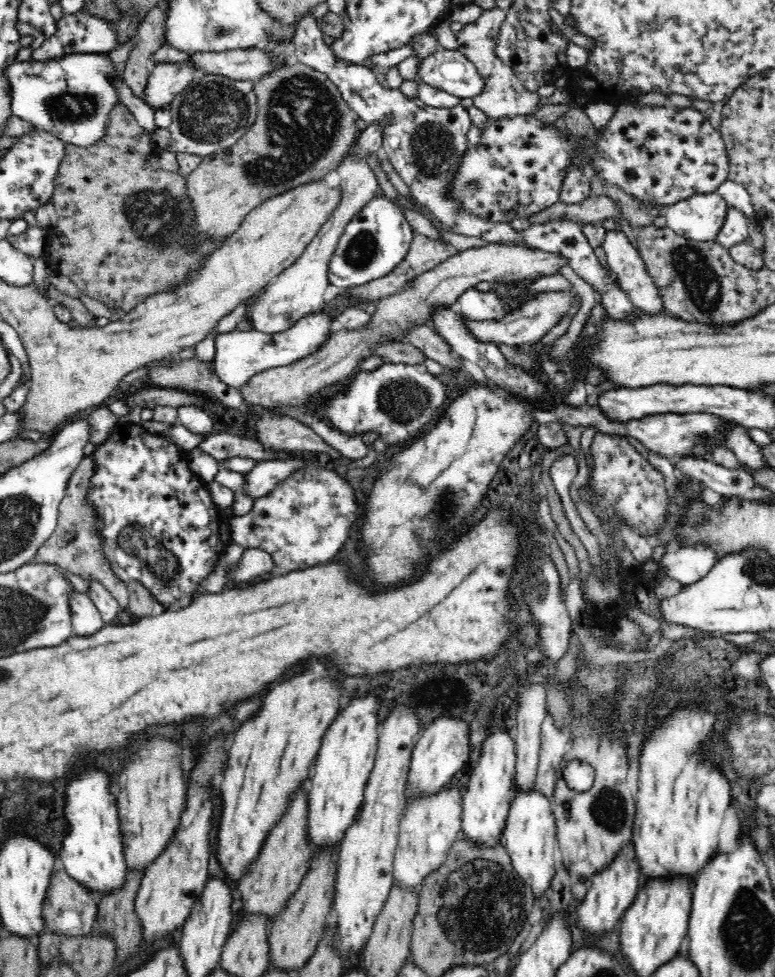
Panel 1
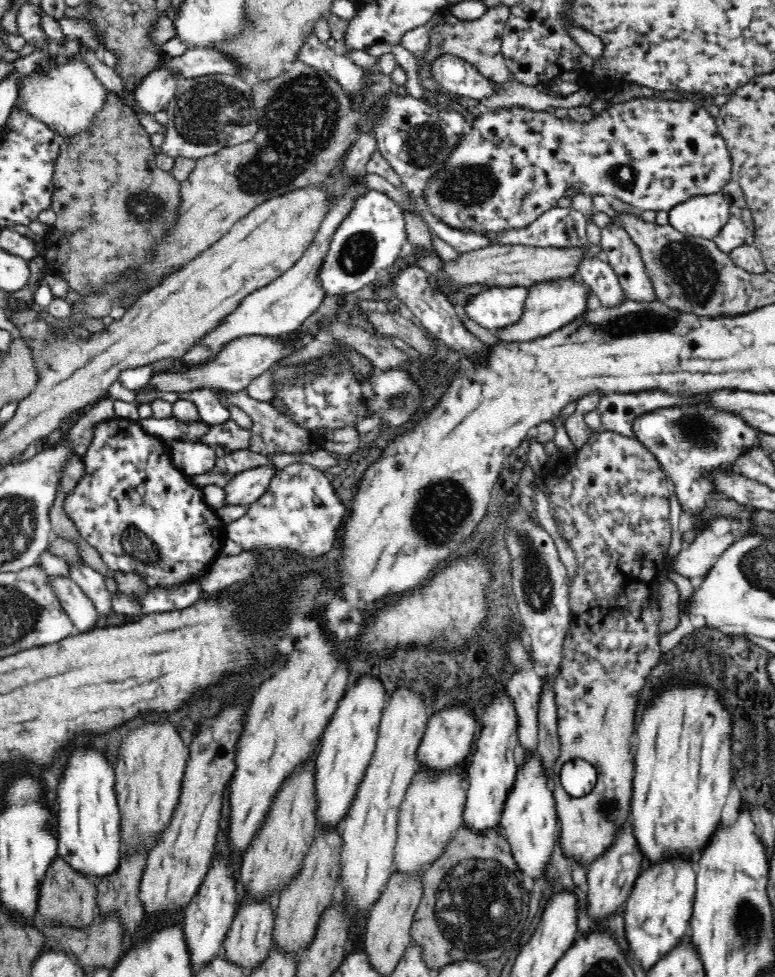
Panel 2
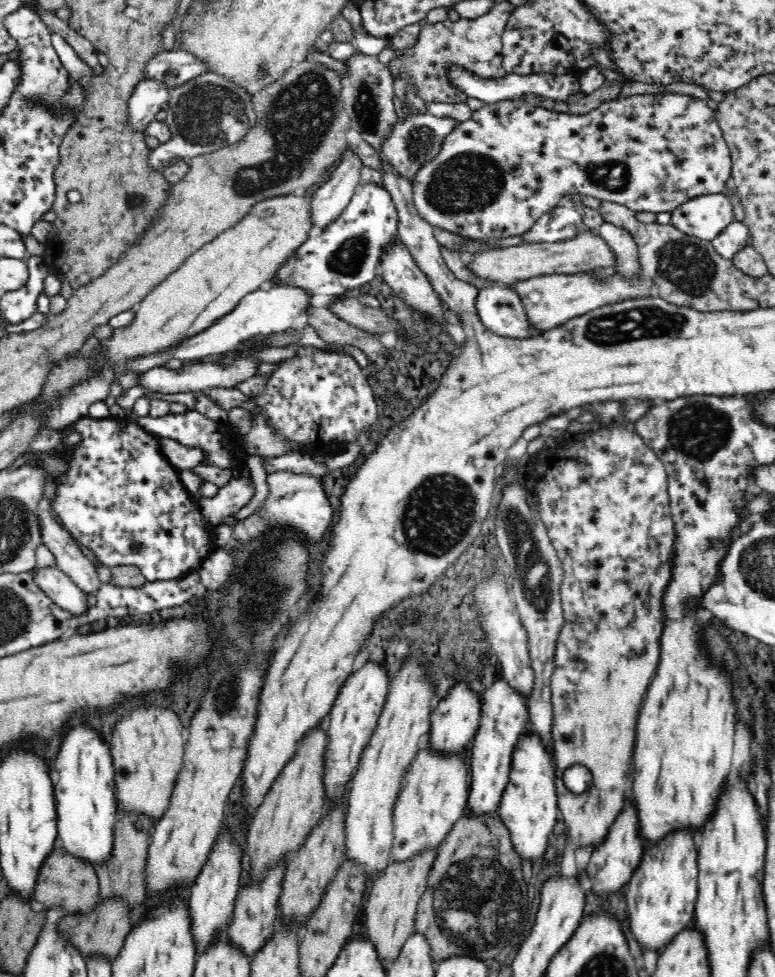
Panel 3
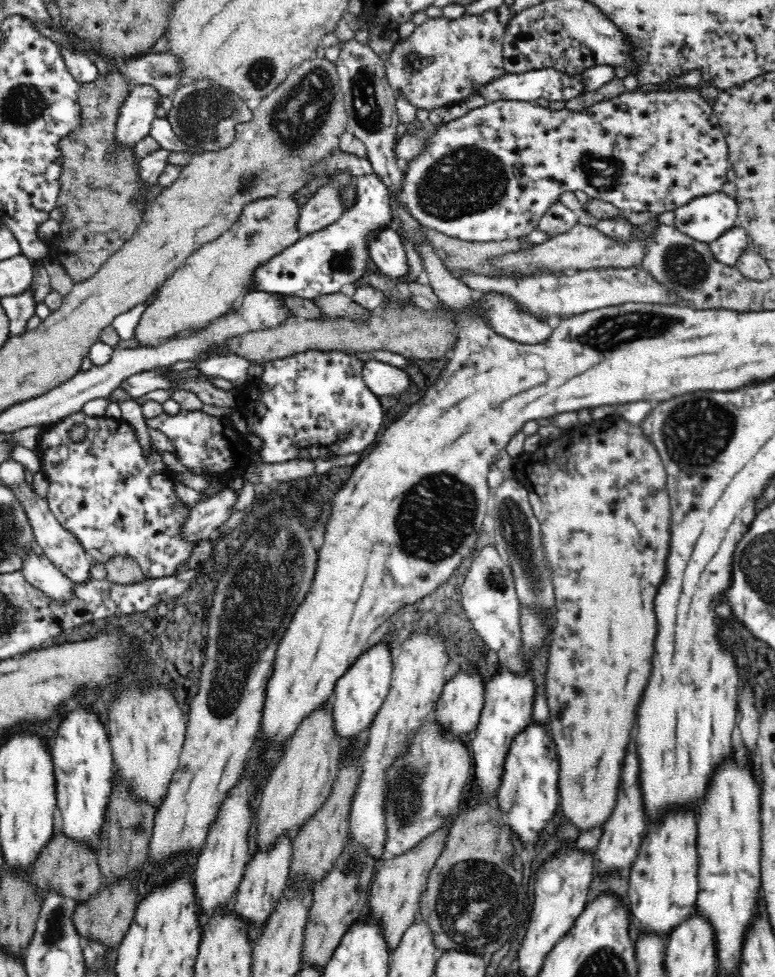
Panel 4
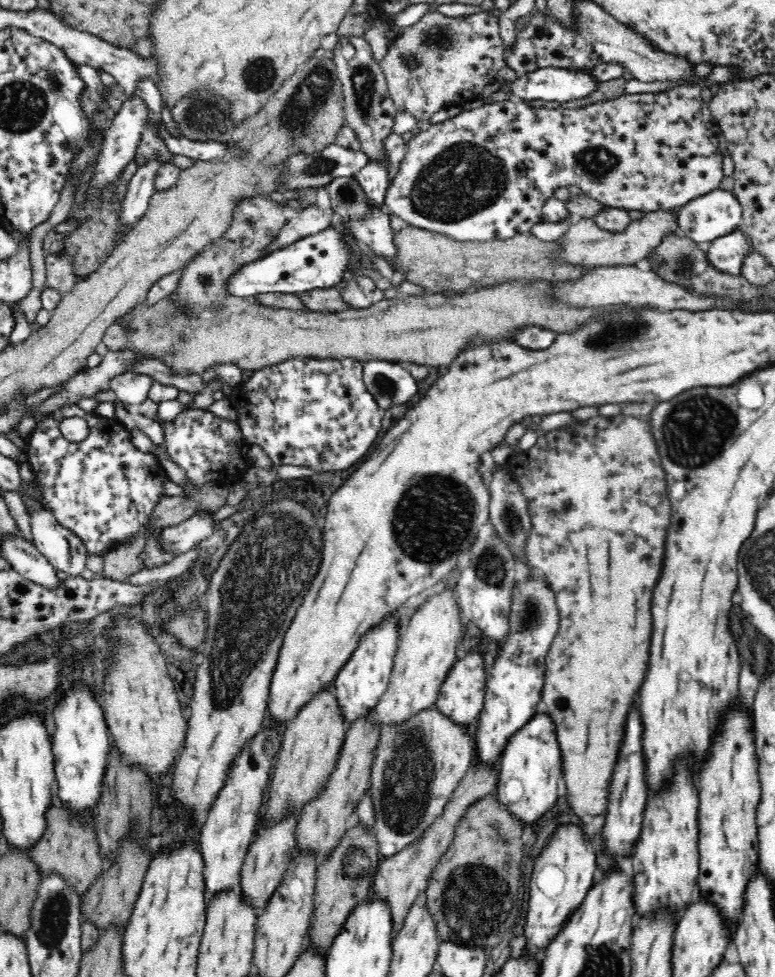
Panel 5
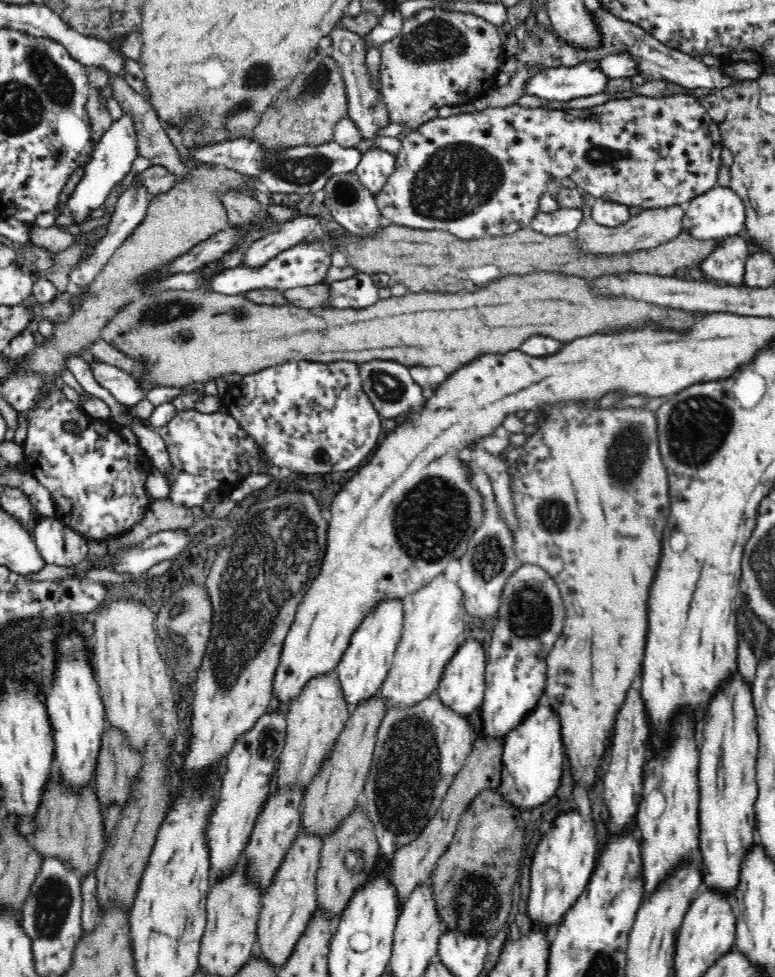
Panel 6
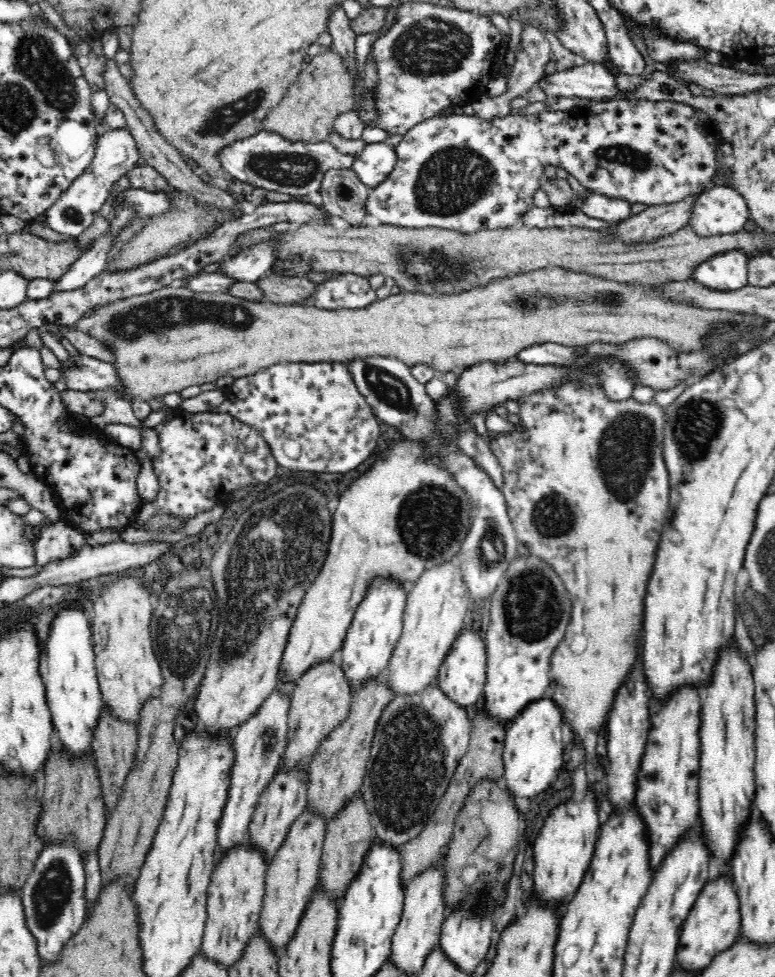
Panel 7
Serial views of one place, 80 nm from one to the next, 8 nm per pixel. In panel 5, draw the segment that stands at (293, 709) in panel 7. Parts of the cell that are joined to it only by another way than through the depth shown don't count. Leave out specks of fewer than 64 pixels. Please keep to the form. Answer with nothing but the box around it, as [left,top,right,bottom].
[262,680,347,821]

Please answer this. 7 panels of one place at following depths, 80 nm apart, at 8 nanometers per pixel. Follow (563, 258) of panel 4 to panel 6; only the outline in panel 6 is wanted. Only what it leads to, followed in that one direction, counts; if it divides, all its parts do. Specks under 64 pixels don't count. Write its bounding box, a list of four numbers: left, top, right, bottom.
[575,186,685,254]

